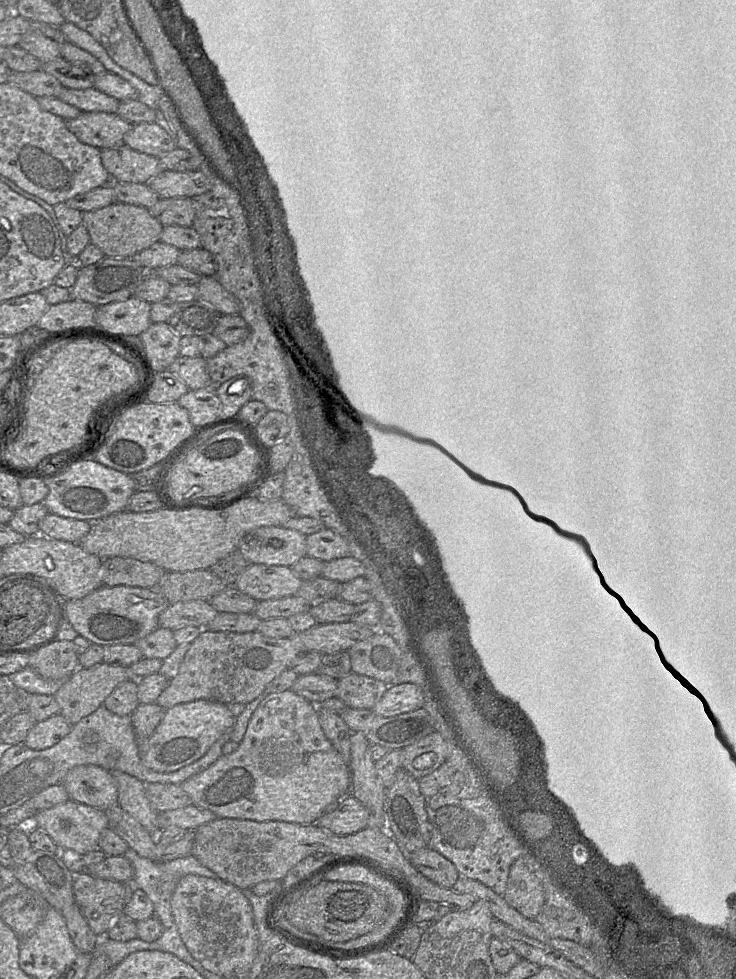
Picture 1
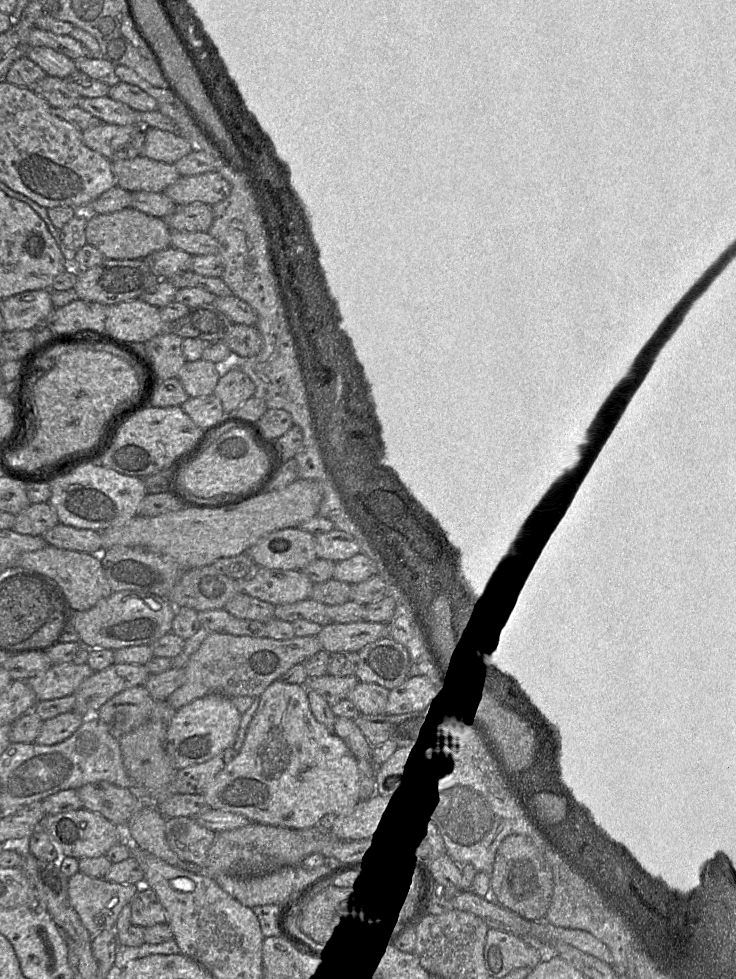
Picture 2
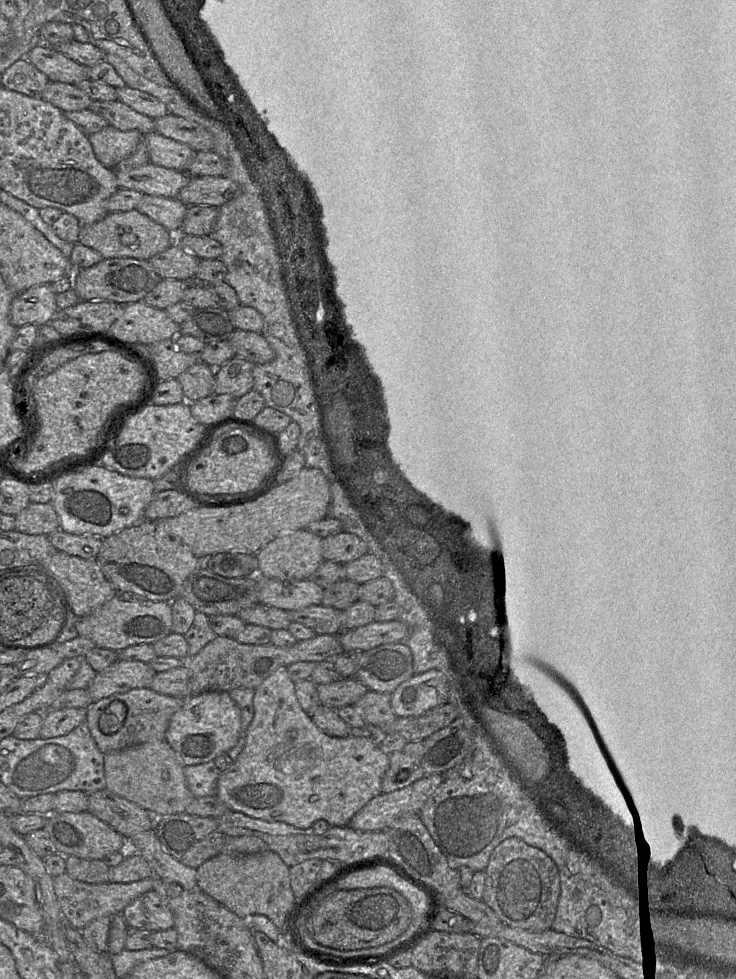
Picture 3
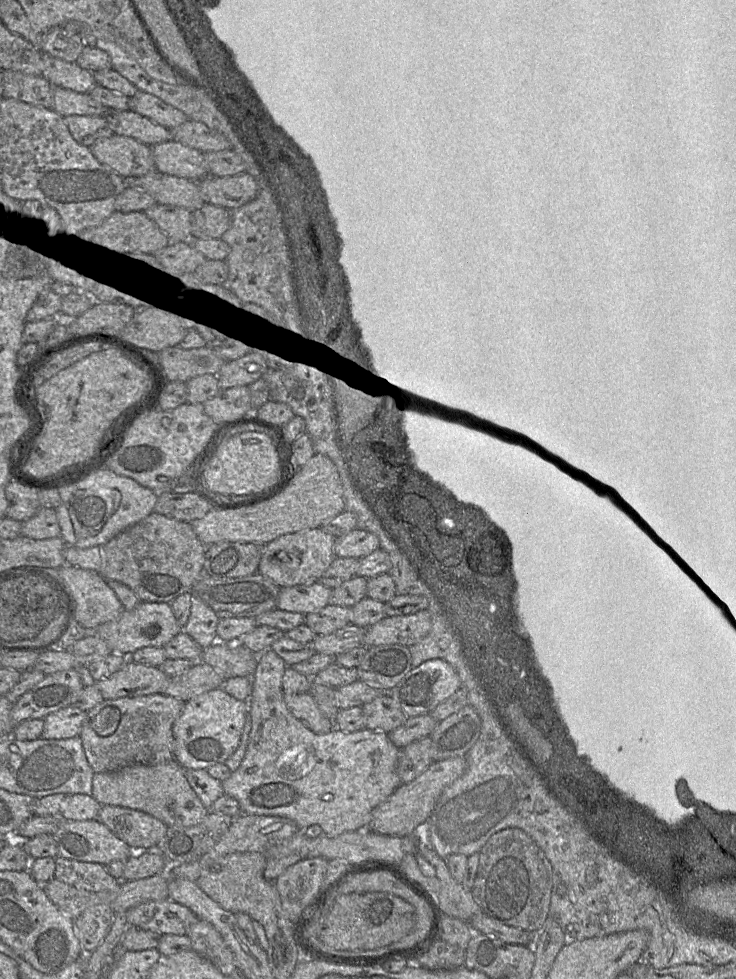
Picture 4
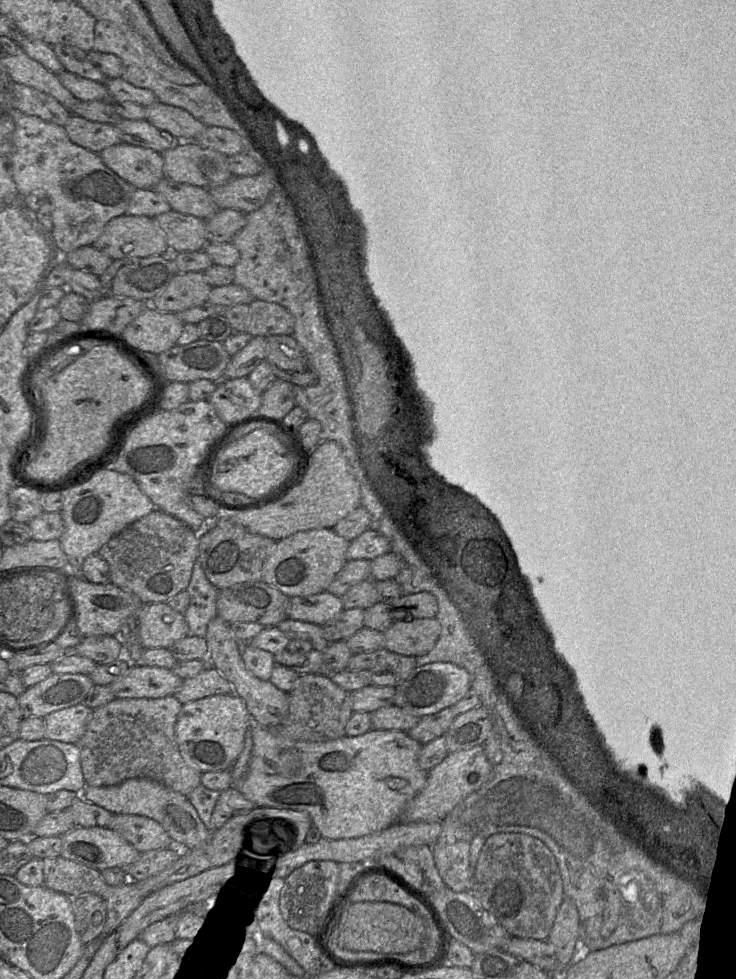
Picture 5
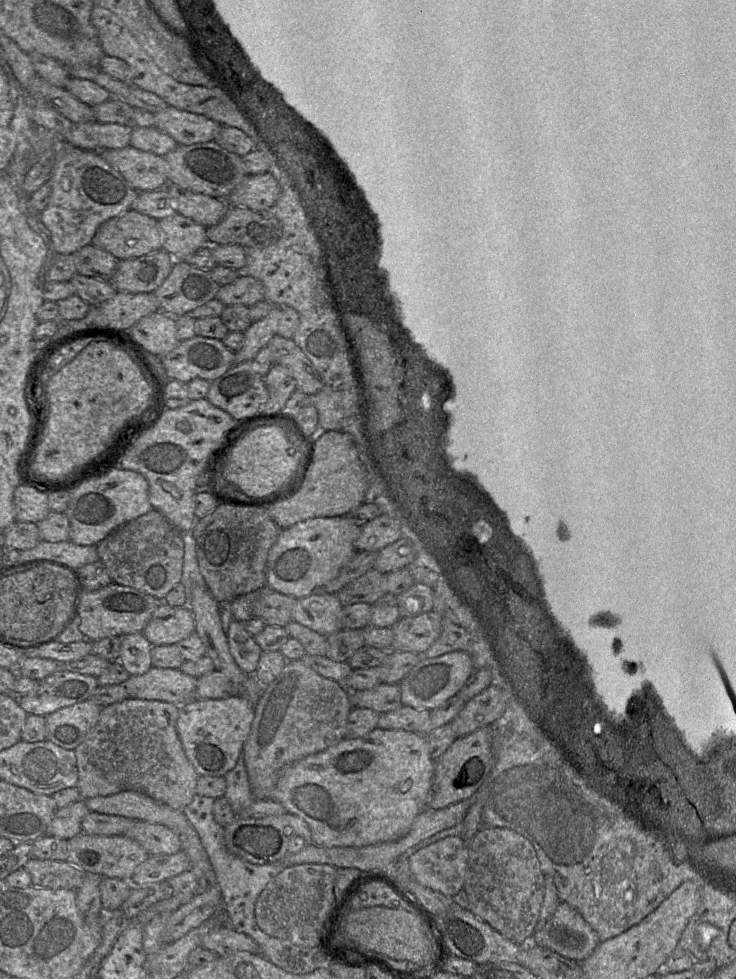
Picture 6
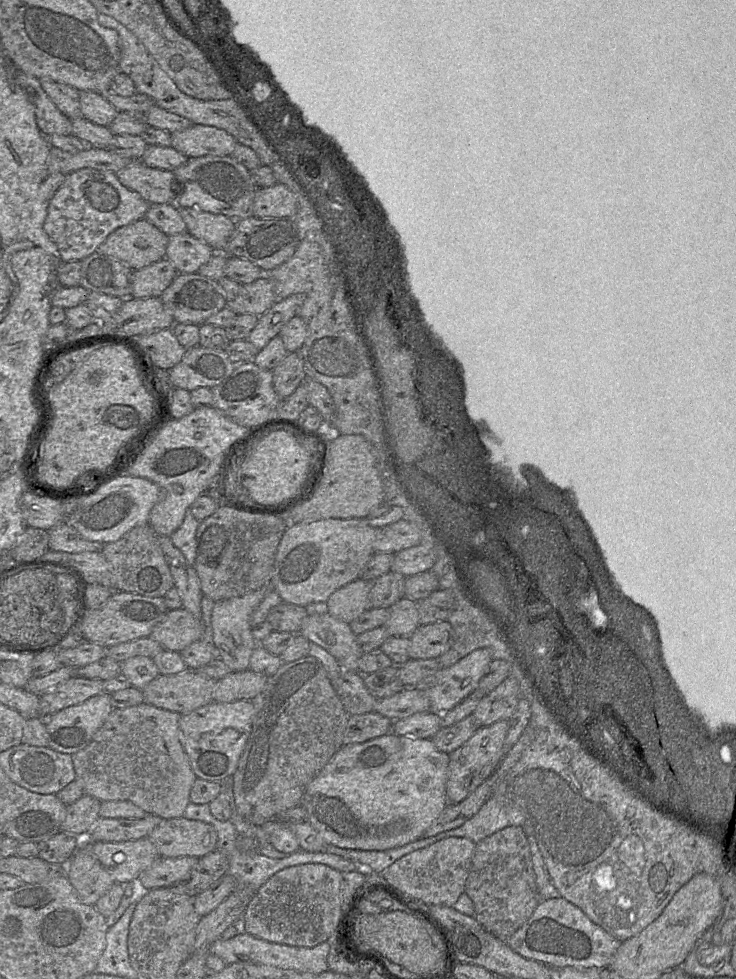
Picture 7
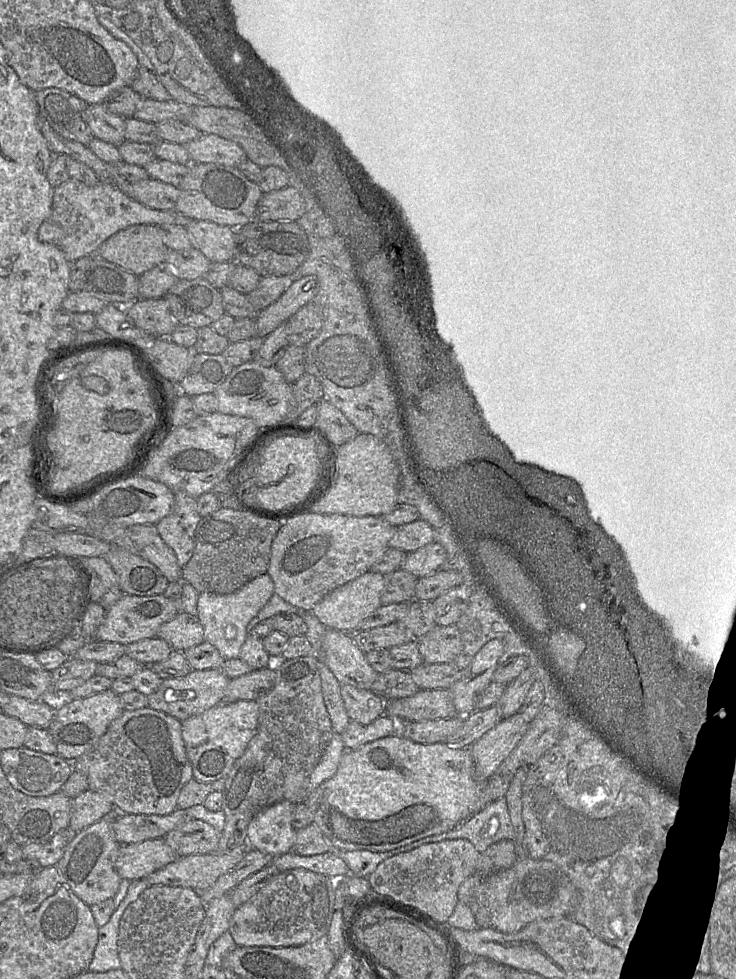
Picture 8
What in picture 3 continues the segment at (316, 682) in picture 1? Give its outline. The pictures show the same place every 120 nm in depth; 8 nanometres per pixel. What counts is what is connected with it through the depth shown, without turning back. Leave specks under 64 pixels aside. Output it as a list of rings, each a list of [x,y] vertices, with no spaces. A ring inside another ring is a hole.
[[[354,677],[316,686],[321,704],[335,710],[346,705],[355,705],[368,691],[367,687]]]

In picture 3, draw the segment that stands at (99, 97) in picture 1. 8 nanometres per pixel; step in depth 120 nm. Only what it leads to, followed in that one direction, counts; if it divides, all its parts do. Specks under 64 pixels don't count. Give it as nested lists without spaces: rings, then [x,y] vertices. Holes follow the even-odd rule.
[[[118,99],[93,100],[88,109],[106,119],[110,126],[121,131],[139,131],[148,135],[155,129],[155,120],[135,111]]]

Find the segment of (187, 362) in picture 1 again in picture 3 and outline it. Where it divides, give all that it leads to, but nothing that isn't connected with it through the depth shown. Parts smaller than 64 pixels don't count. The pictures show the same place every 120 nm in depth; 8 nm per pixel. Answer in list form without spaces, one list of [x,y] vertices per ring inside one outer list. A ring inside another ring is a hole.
[[[202,361],[187,368],[177,380],[187,402],[195,402],[215,391],[215,369]]]

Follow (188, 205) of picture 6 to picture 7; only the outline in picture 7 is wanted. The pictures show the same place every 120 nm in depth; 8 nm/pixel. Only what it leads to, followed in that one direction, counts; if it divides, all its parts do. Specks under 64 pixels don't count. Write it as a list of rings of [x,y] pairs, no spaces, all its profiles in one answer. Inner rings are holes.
[[[179,208],[179,210],[190,235],[208,244],[215,252],[223,252],[235,229],[235,220],[196,208]]]

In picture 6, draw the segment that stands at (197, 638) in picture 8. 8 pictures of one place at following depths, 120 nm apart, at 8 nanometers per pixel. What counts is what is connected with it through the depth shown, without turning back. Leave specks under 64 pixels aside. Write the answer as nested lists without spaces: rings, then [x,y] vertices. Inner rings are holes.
[[[164,601],[142,630],[144,637],[153,646],[177,644],[194,632],[195,620],[188,605],[172,607]]]

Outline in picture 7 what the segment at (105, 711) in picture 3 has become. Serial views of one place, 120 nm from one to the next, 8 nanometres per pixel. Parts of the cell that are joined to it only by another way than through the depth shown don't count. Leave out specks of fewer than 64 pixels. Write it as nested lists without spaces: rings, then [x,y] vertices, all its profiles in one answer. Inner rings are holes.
[[[141,703],[114,709],[90,743],[72,755],[77,781],[84,794],[101,802],[130,801],[162,820],[181,818],[197,779],[182,747],[181,715]]]

